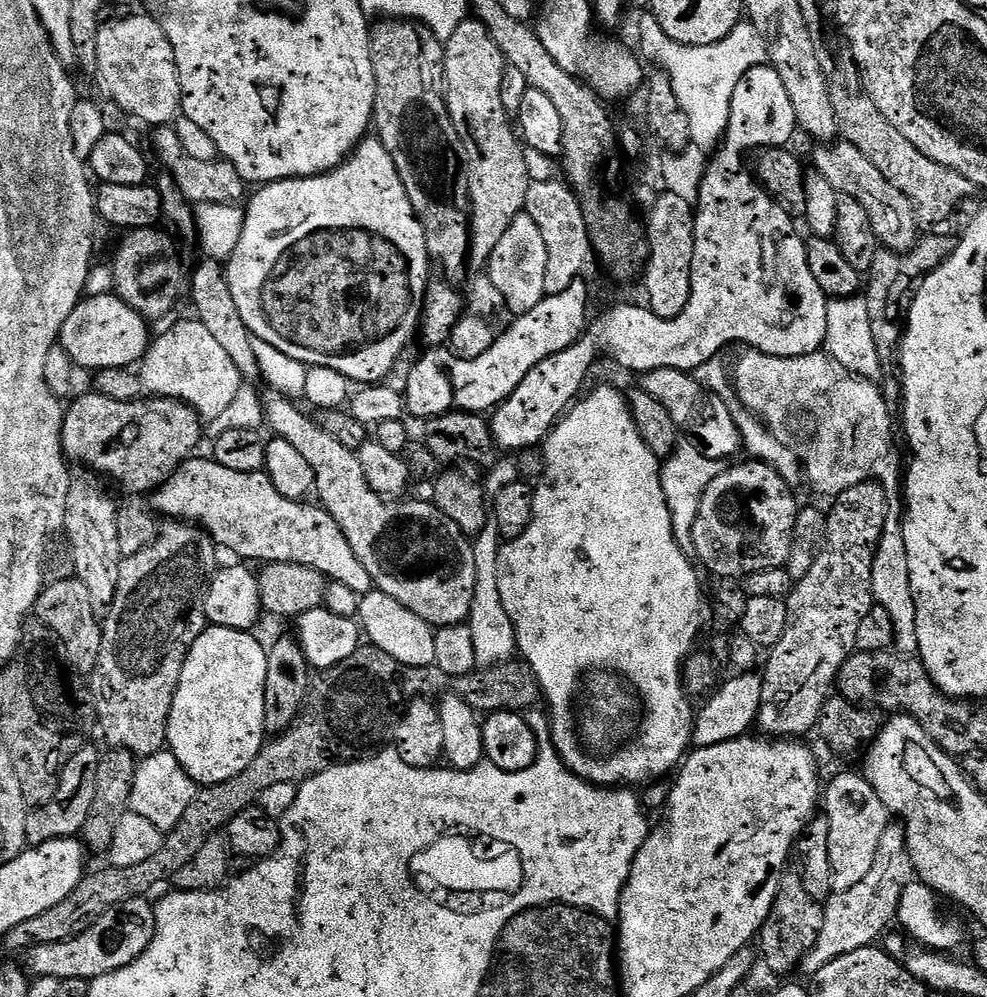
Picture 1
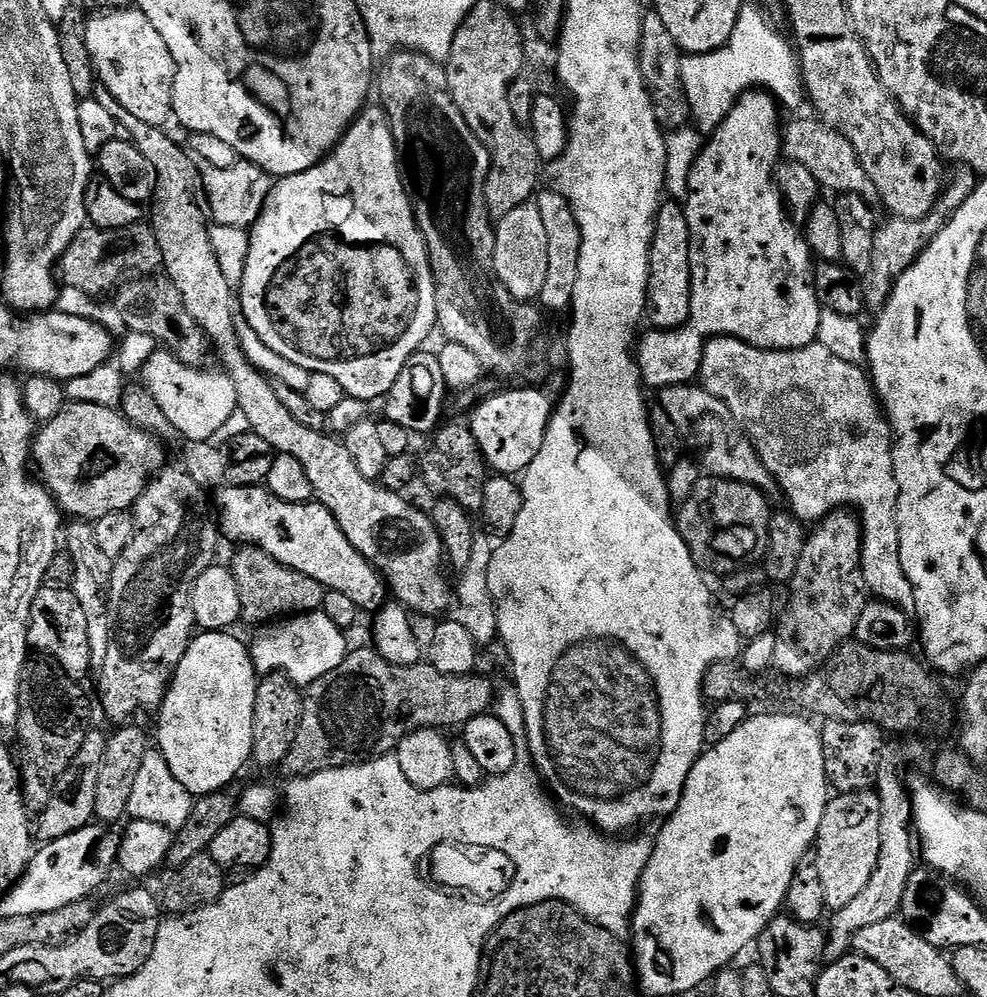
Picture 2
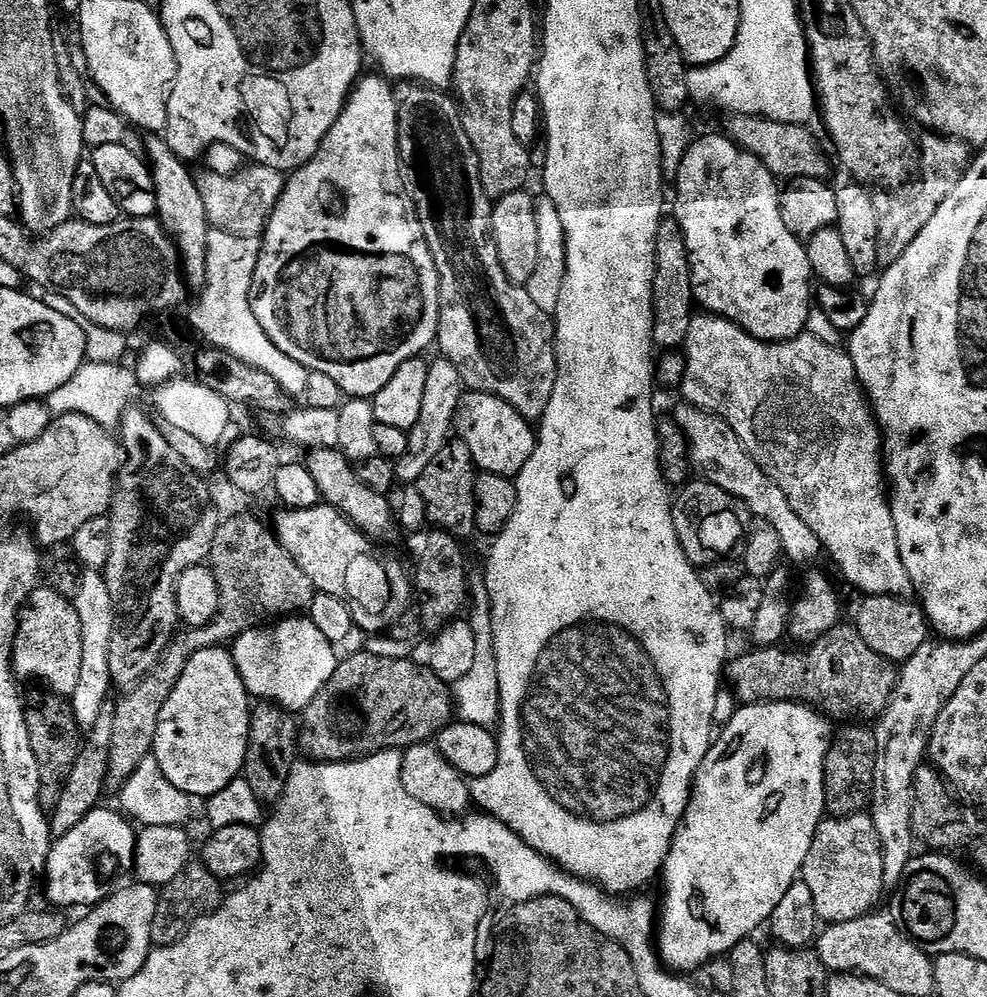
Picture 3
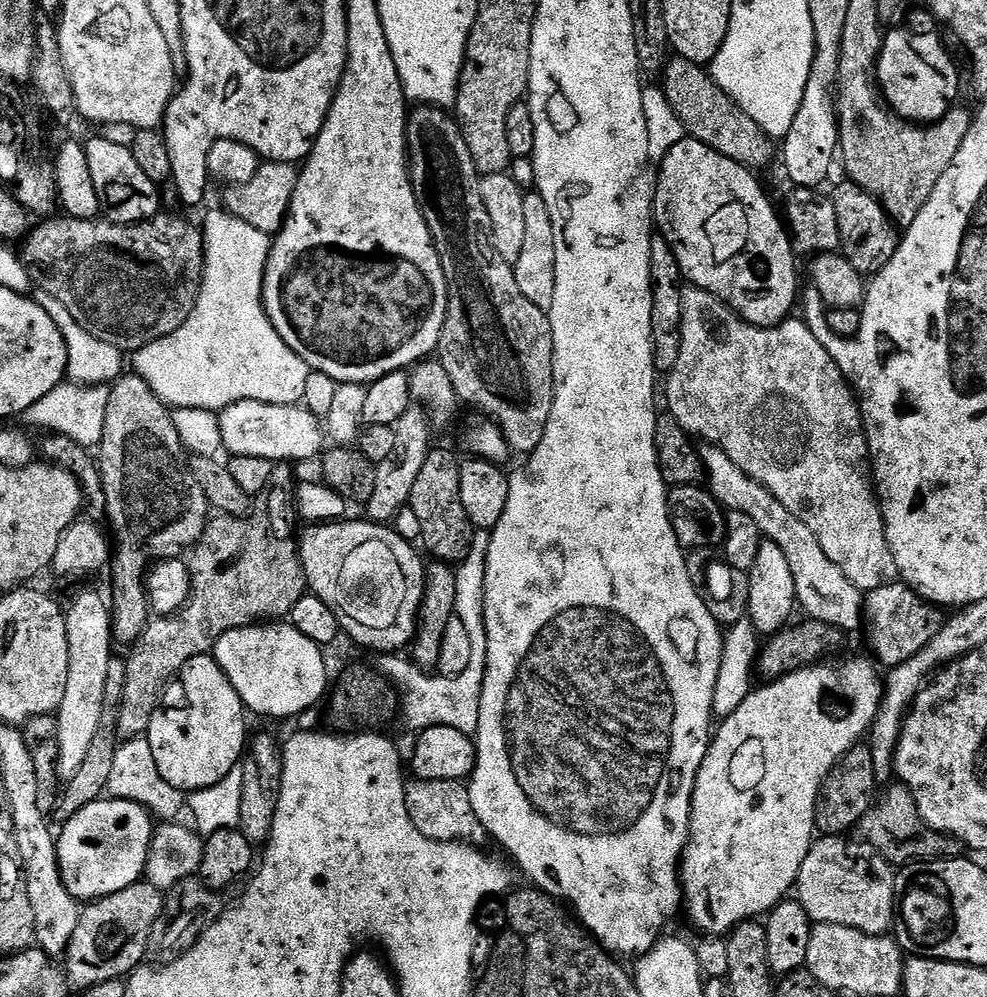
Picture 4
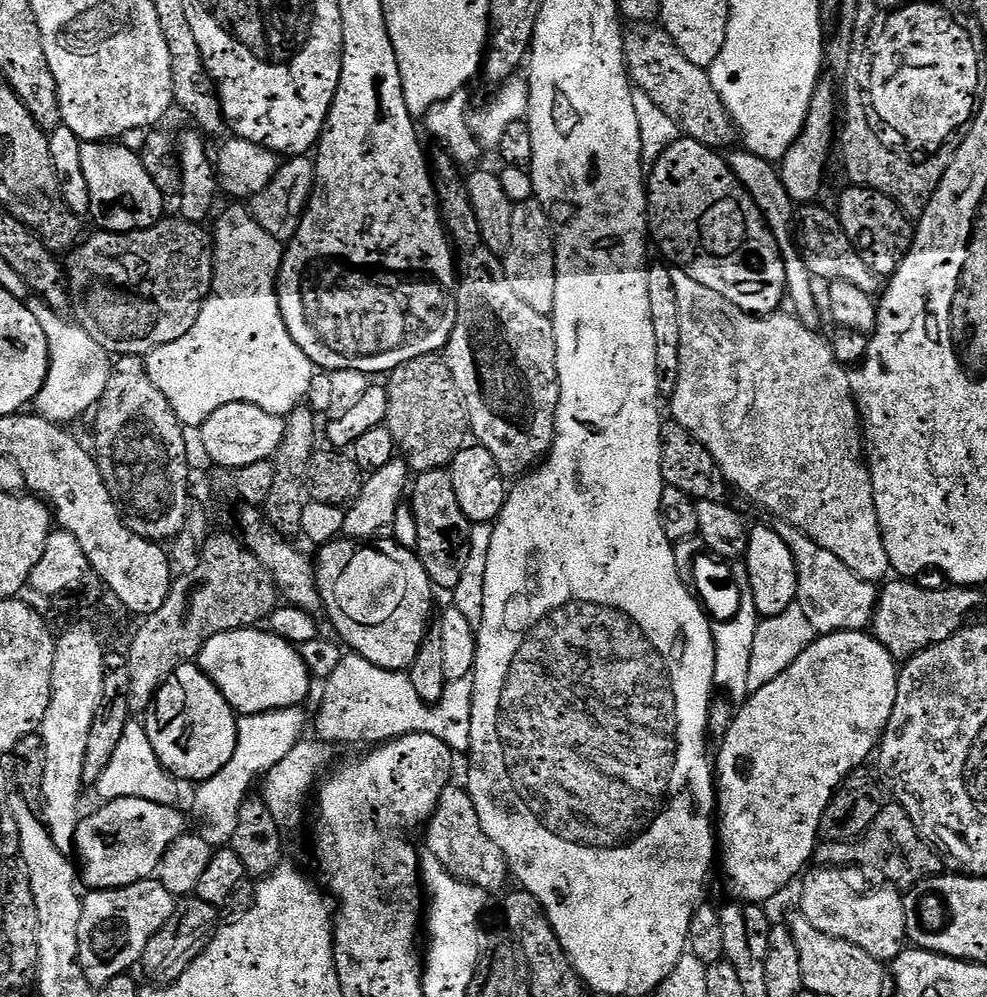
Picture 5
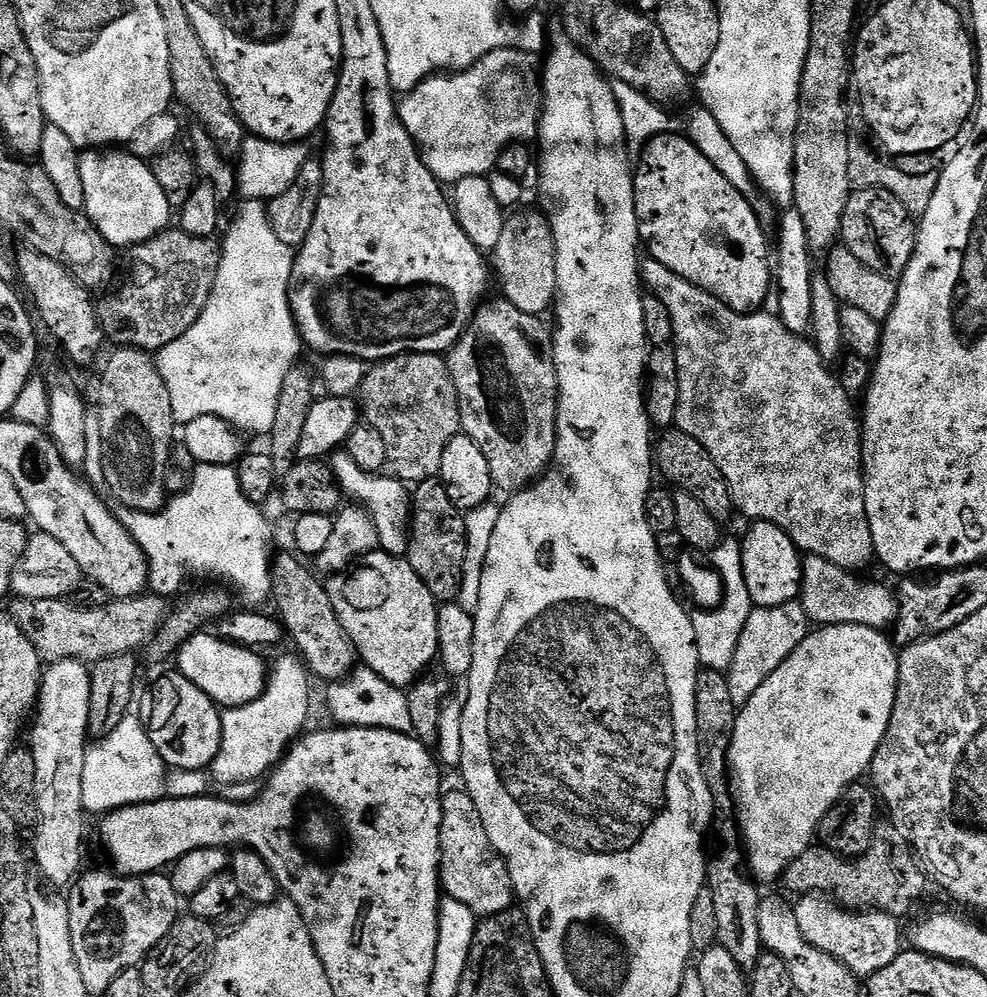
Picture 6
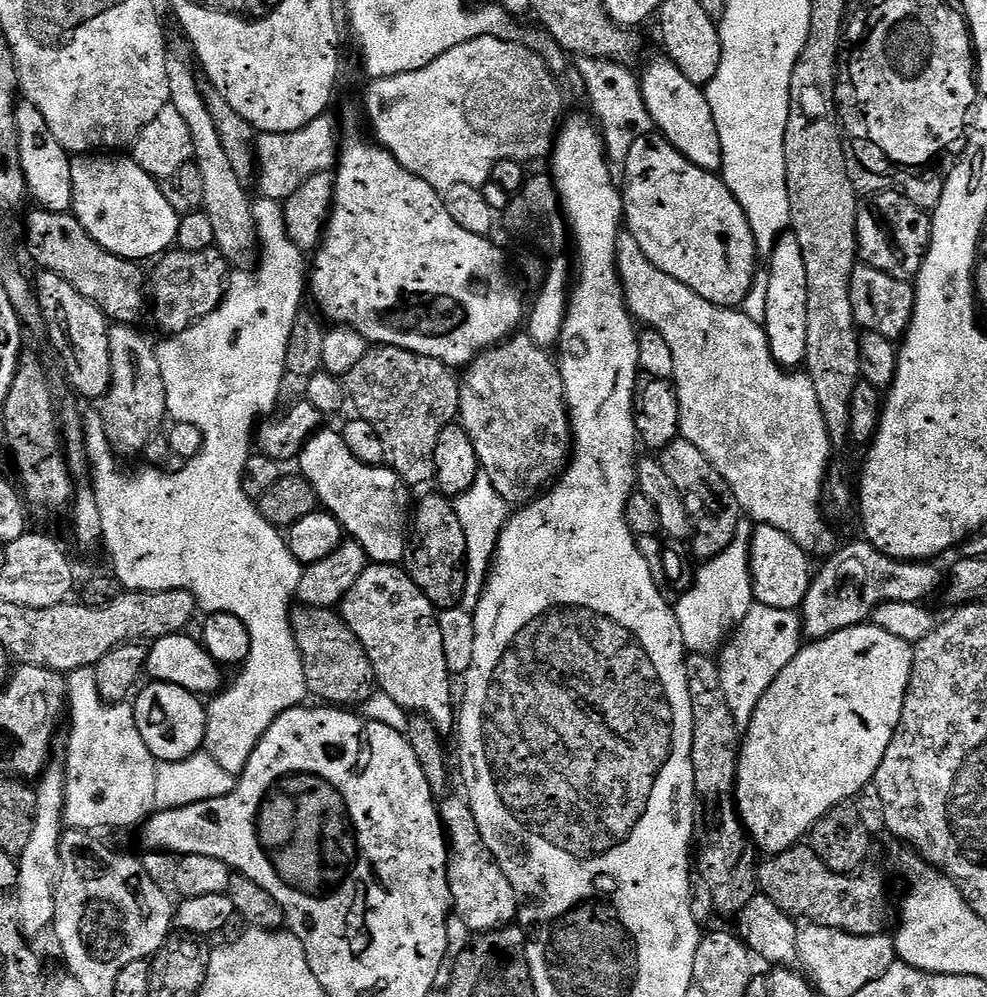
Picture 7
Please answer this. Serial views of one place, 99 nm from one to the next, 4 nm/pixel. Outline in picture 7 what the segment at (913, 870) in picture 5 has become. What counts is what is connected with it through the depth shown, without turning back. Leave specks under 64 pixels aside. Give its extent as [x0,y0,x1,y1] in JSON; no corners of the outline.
[757,844,896,936]

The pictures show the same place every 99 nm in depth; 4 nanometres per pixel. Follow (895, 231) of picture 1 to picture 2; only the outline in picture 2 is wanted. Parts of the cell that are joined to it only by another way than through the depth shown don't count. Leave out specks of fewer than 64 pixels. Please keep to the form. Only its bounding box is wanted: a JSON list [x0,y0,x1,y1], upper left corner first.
[782,118,877,202]

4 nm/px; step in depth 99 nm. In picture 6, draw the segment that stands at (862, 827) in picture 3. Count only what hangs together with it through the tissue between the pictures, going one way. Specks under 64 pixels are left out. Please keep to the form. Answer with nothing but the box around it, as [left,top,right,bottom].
[794,894,902,977]

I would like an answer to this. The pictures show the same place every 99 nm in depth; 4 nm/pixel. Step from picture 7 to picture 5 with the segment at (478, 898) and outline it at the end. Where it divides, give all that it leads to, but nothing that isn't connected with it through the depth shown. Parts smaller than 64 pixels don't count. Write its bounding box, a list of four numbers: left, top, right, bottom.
[426,786,510,894]

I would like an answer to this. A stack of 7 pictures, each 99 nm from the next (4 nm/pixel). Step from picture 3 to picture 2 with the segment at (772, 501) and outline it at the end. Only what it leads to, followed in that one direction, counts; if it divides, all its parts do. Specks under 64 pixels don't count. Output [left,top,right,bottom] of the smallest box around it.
[658,382,777,490]

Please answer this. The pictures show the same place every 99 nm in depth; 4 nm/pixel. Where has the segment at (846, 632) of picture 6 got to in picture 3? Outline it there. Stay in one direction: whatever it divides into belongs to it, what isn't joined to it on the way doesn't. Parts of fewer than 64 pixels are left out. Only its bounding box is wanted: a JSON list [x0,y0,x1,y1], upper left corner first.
[658,700,834,974]

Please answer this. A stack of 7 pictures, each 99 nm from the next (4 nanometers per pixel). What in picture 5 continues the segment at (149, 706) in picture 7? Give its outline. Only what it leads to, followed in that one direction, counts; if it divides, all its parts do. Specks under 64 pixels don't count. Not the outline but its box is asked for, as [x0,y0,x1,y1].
[146,663,238,781]

